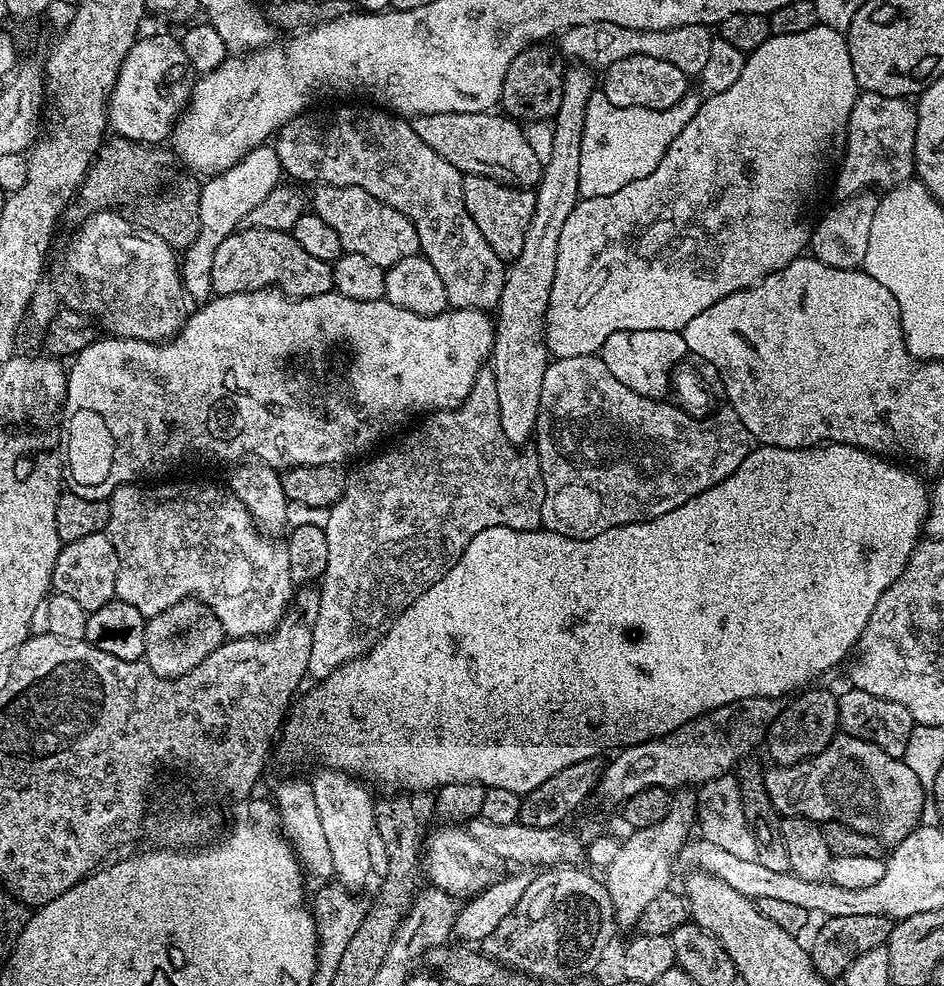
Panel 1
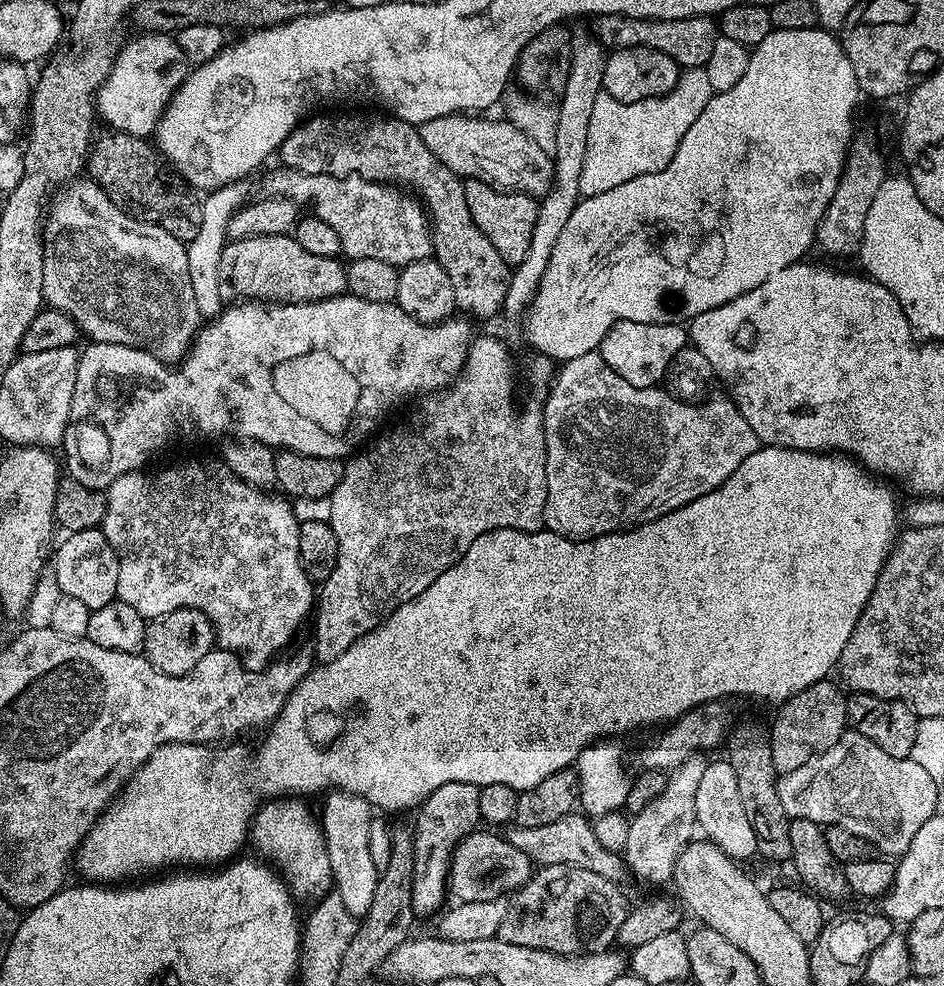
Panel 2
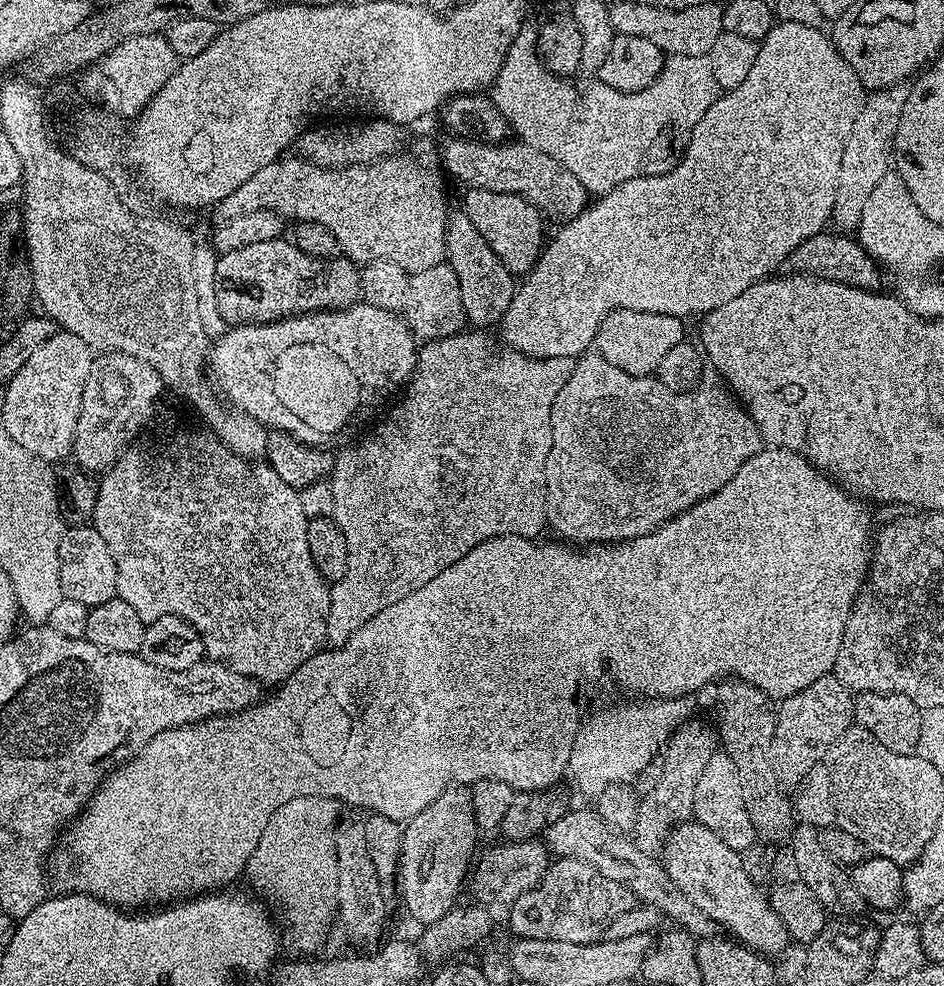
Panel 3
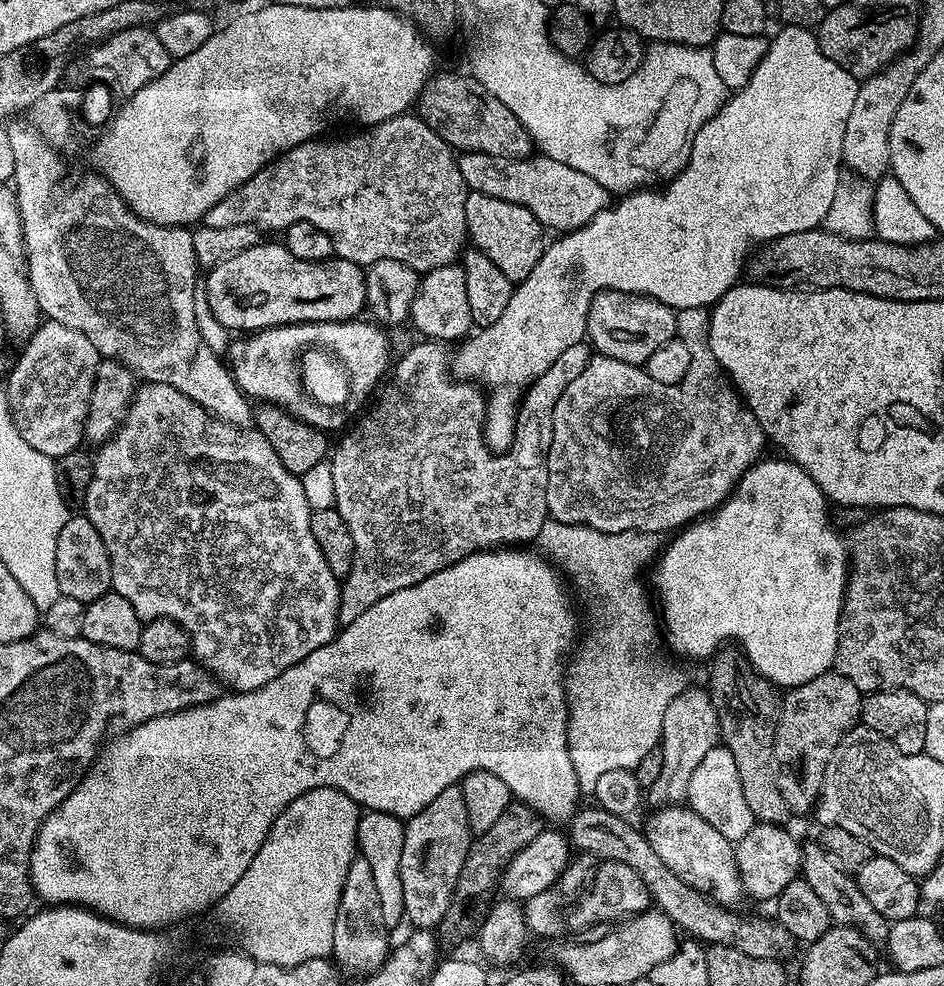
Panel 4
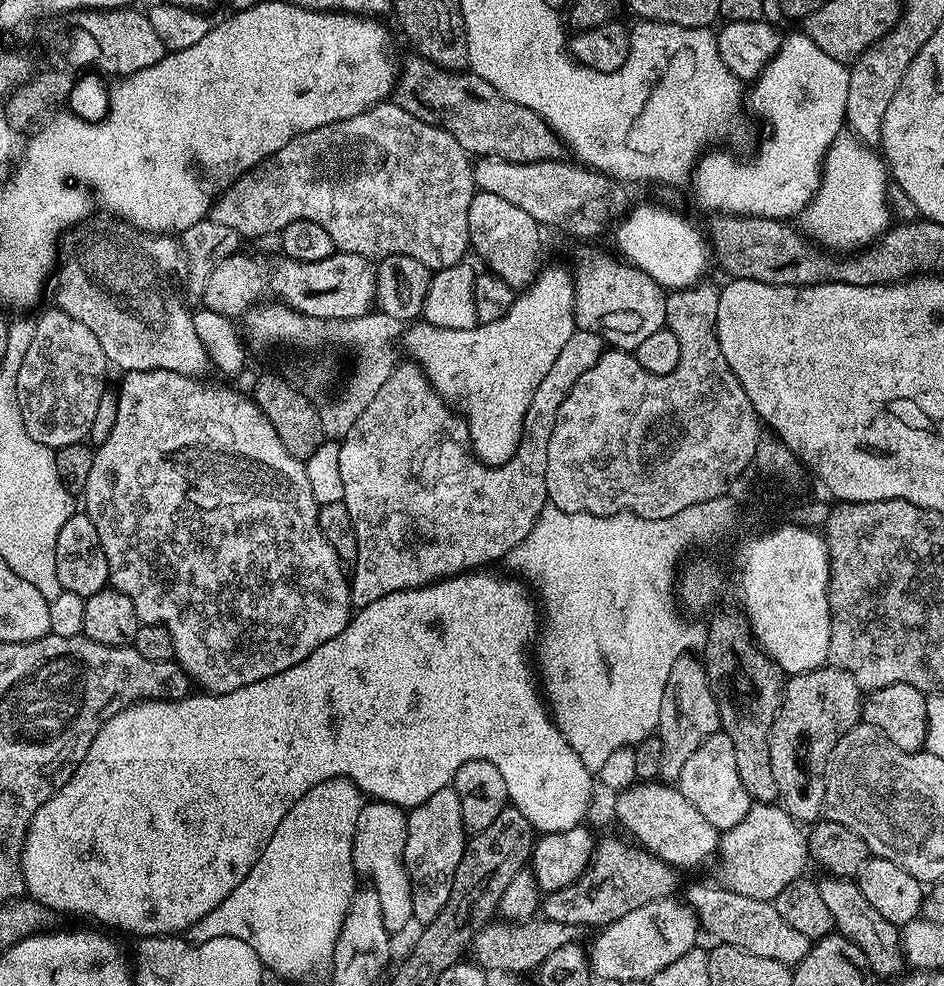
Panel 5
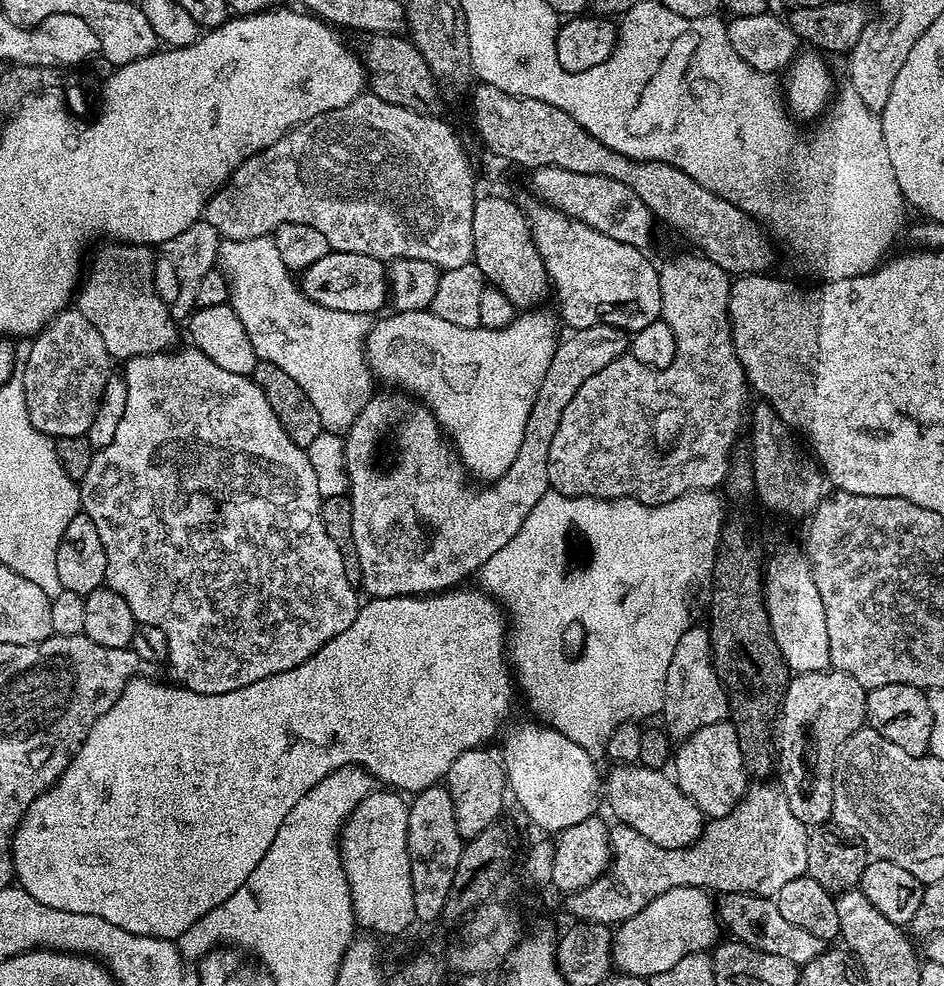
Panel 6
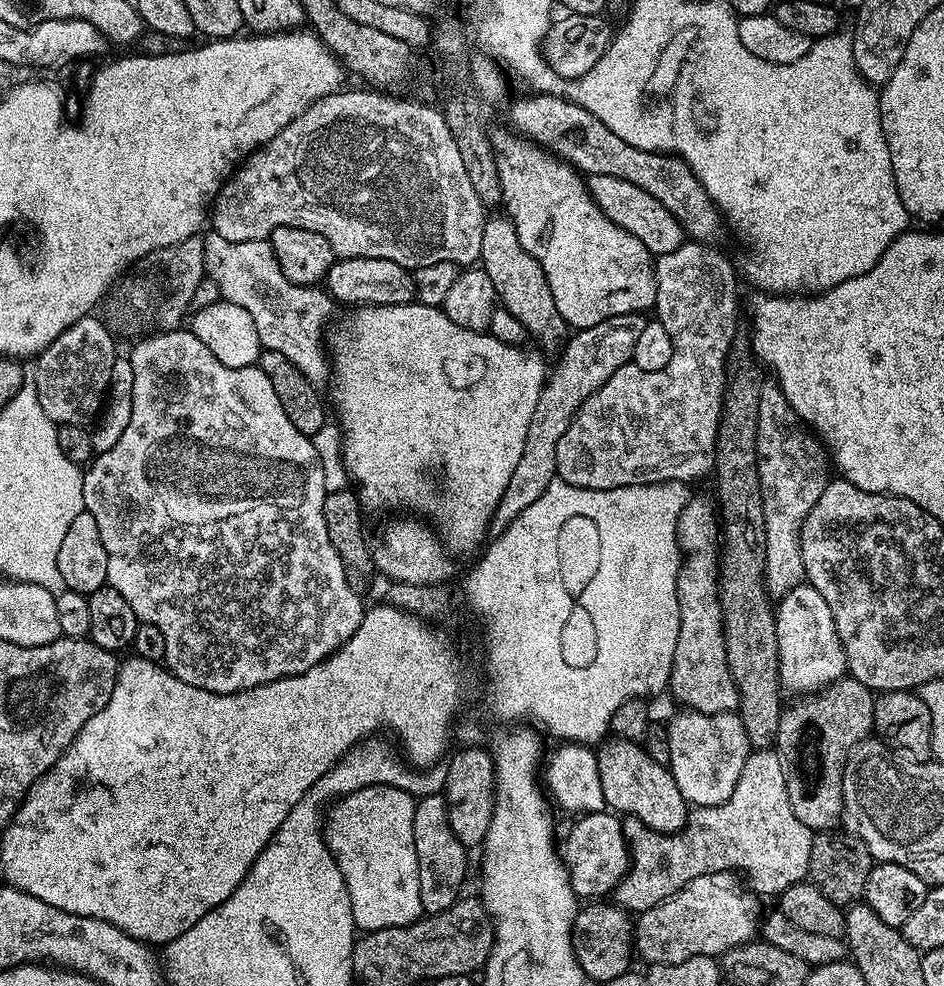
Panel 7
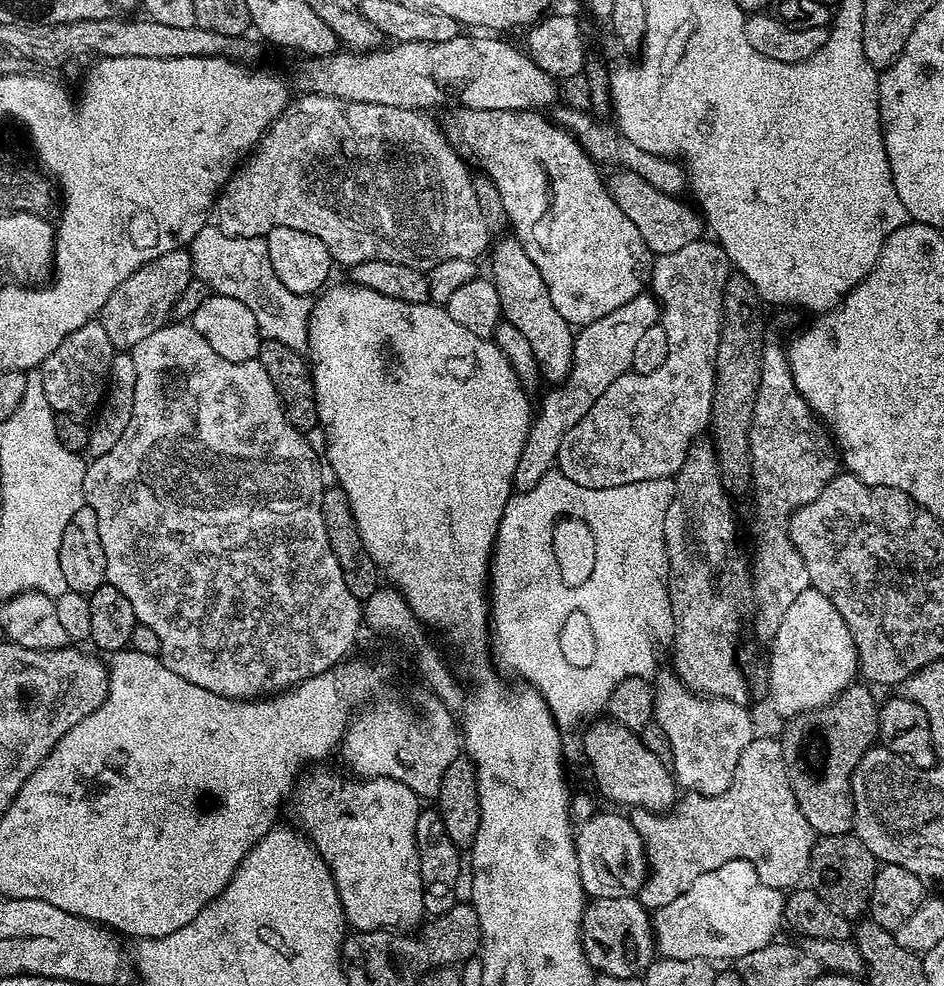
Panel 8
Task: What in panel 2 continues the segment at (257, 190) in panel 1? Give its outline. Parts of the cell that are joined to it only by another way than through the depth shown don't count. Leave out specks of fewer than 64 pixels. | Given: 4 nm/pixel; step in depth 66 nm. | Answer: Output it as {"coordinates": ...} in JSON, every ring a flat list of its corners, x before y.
{"coordinates":[[237,182,209,191,202,200,202,226,199,227,198,234,186,244,190,282,194,286,194,302,198,302,198,310,204,318,217,317,226,307,222,294,218,294,218,262,222,262,222,250,228,240,230,218,236,209,245,203,244,186,243,183]]}

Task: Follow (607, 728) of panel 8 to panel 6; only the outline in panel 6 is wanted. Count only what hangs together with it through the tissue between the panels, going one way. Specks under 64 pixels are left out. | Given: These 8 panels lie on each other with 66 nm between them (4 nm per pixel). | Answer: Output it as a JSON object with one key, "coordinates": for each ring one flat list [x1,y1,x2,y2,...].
{"coordinates":[[639,762,621,763,613,768,606,776,606,804,612,807,619,823,638,830,642,838,650,838,650,842,663,848,688,848,699,838,706,817,667,771,647,768]]}

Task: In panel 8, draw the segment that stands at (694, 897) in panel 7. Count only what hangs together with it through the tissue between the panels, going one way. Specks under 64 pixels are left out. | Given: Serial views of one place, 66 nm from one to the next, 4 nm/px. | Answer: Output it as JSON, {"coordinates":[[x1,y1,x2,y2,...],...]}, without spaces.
{"coordinates":[[726,862,718,866,718,870,702,874,702,878,694,878,690,890,678,894,674,902,655,909,652,935,657,953,665,960,741,960,750,950,762,950,762,946,777,939,776,931,784,924,784,897,781,889,766,886,766,882,758,878,758,870,754,870,750,862]]}

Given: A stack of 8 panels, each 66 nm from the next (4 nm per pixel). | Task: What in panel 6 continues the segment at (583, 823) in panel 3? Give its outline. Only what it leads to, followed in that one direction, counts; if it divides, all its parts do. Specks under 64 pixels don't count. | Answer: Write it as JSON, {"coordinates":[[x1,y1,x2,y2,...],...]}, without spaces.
{"coordinates":[[730,892,718,900,718,919,731,939,741,944,749,944,766,954,778,954,797,966,802,966,818,954,826,951,826,941,786,922,786,917,778,911,775,899,767,896,753,896,746,892]]}

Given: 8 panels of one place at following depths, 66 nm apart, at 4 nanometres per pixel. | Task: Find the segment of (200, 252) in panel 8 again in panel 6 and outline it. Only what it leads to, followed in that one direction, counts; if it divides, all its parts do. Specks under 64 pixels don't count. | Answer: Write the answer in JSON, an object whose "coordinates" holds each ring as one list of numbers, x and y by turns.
{"coordinates":[[273,235,242,240,225,240,217,256,219,269,228,279,229,304,238,314,254,346,256,357,281,367,301,386,318,416,323,431,345,435,362,406,373,395,374,377,367,365,367,339,374,320,367,313,353,314,344,310,330,310,310,299,299,287,278,251]]}

